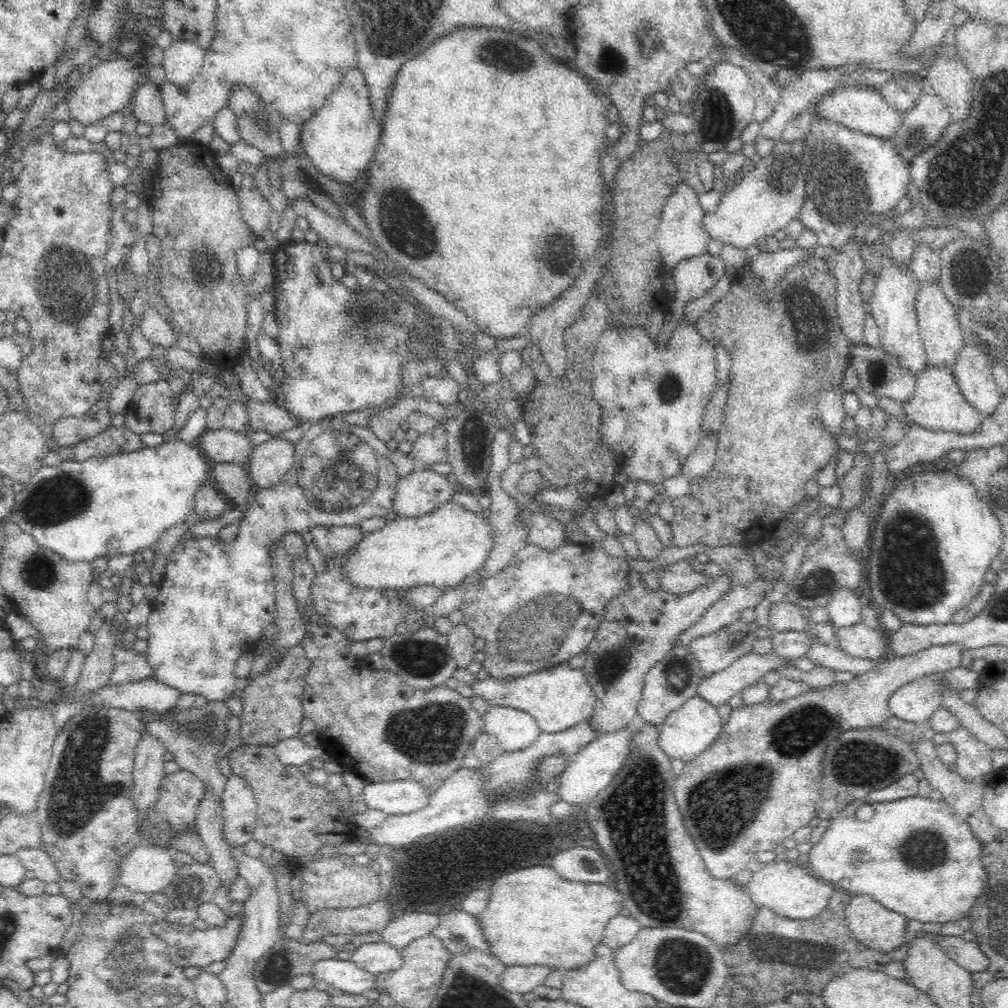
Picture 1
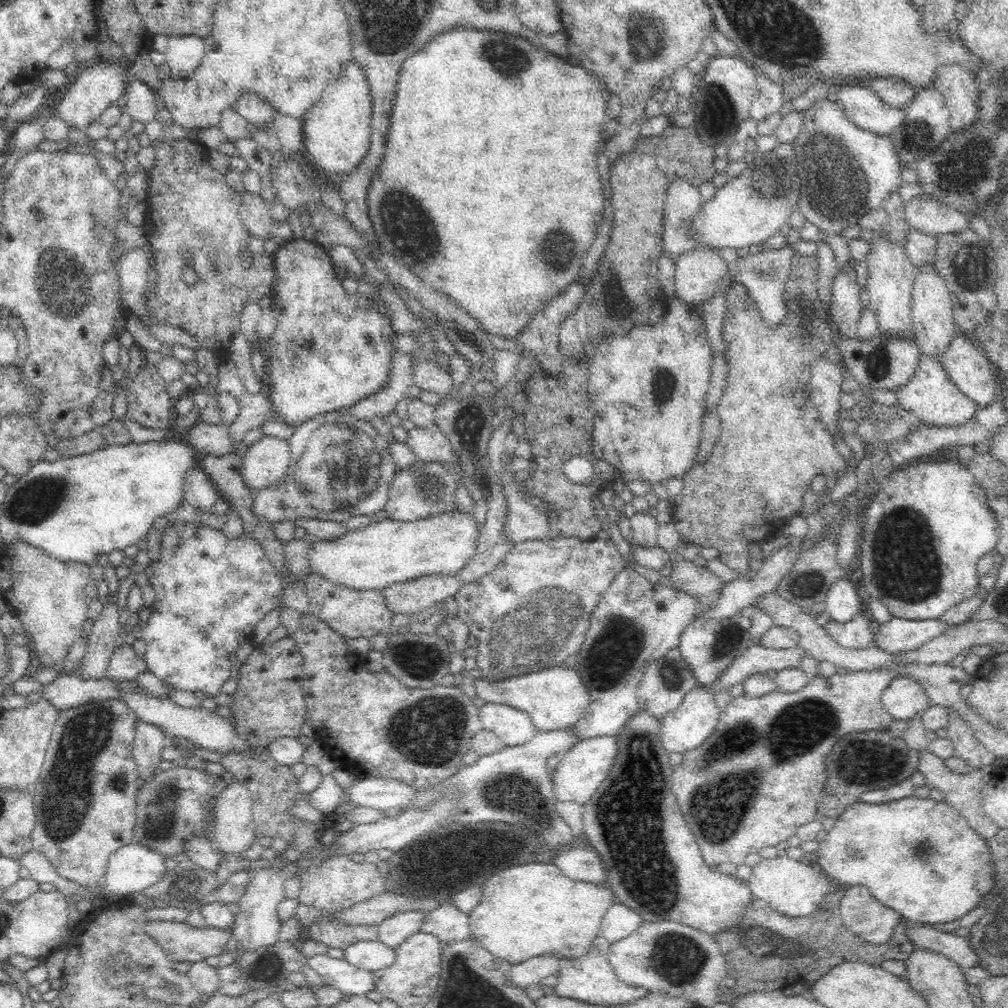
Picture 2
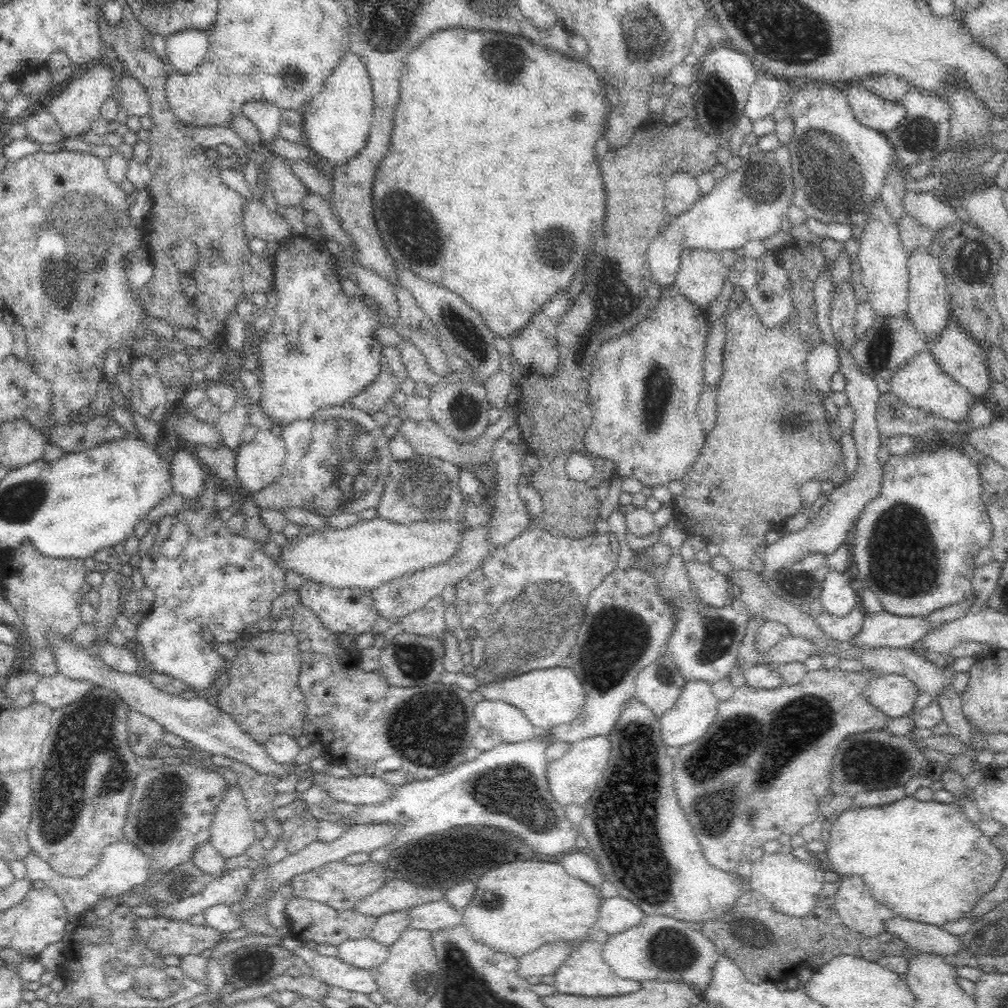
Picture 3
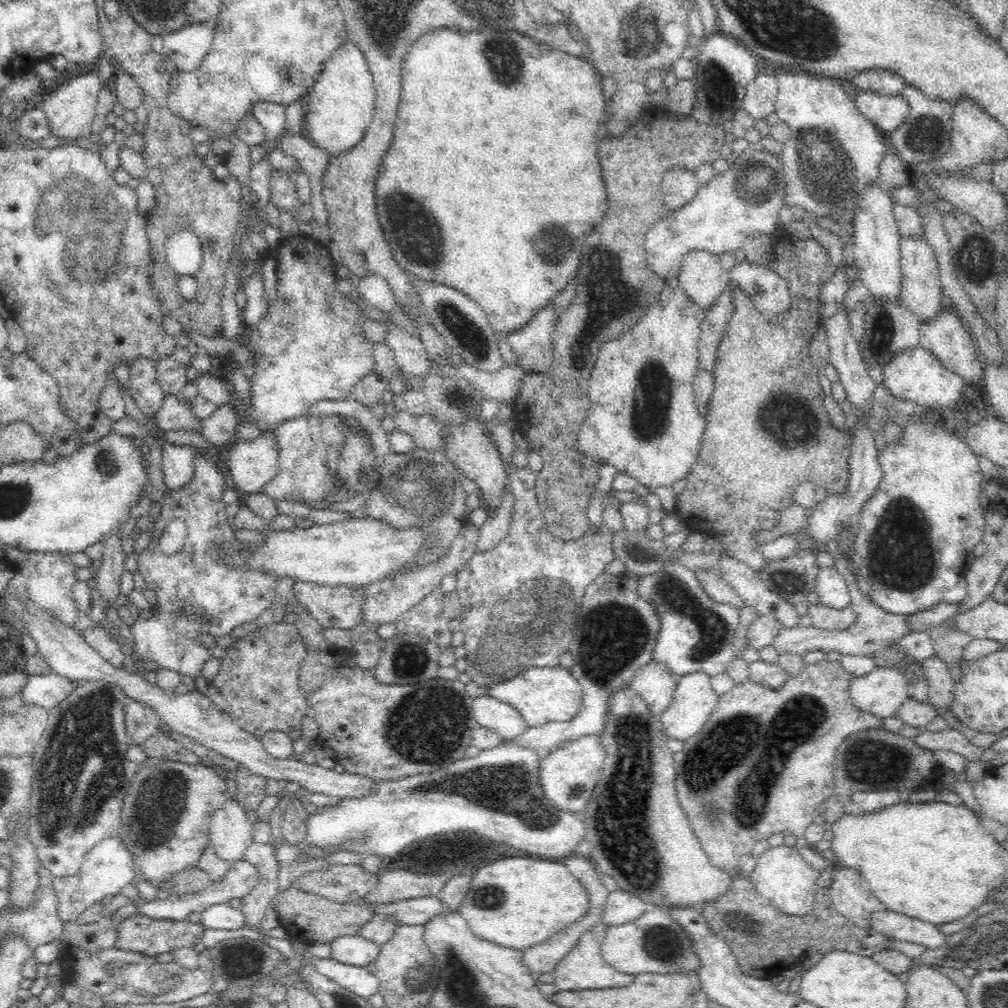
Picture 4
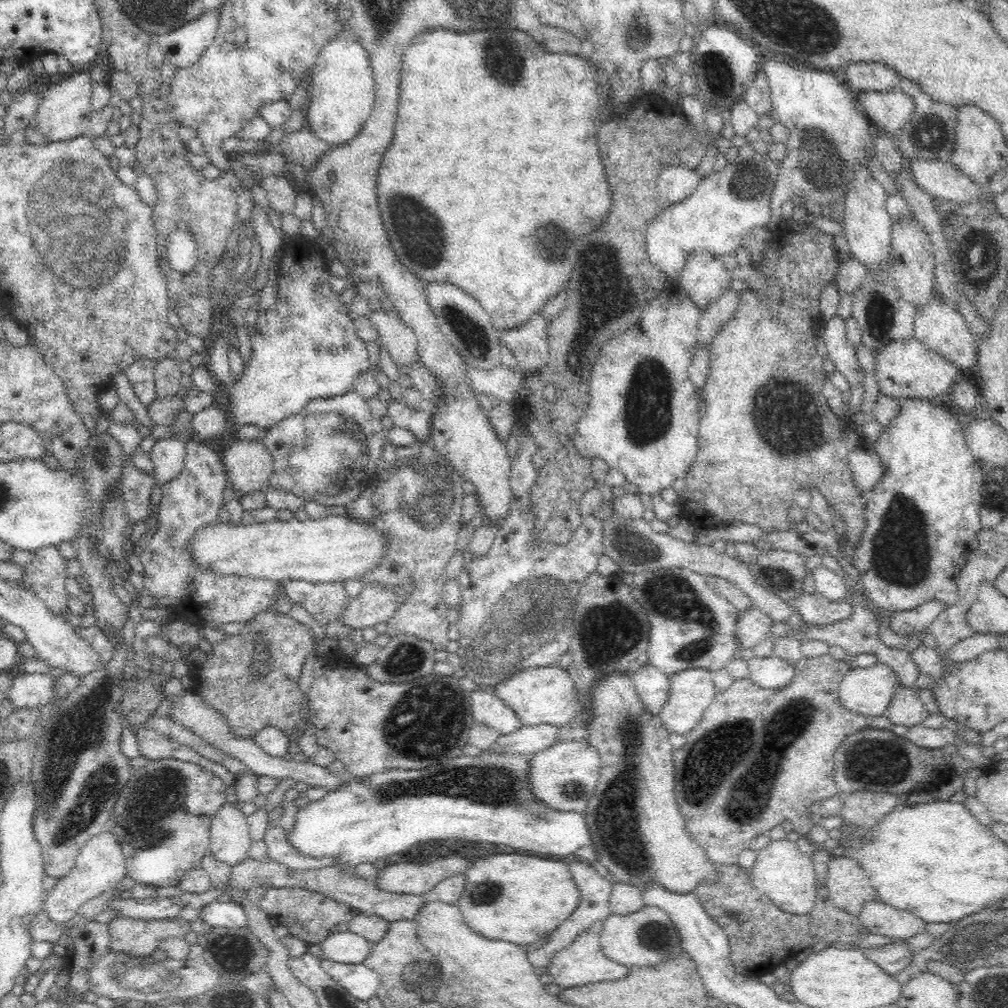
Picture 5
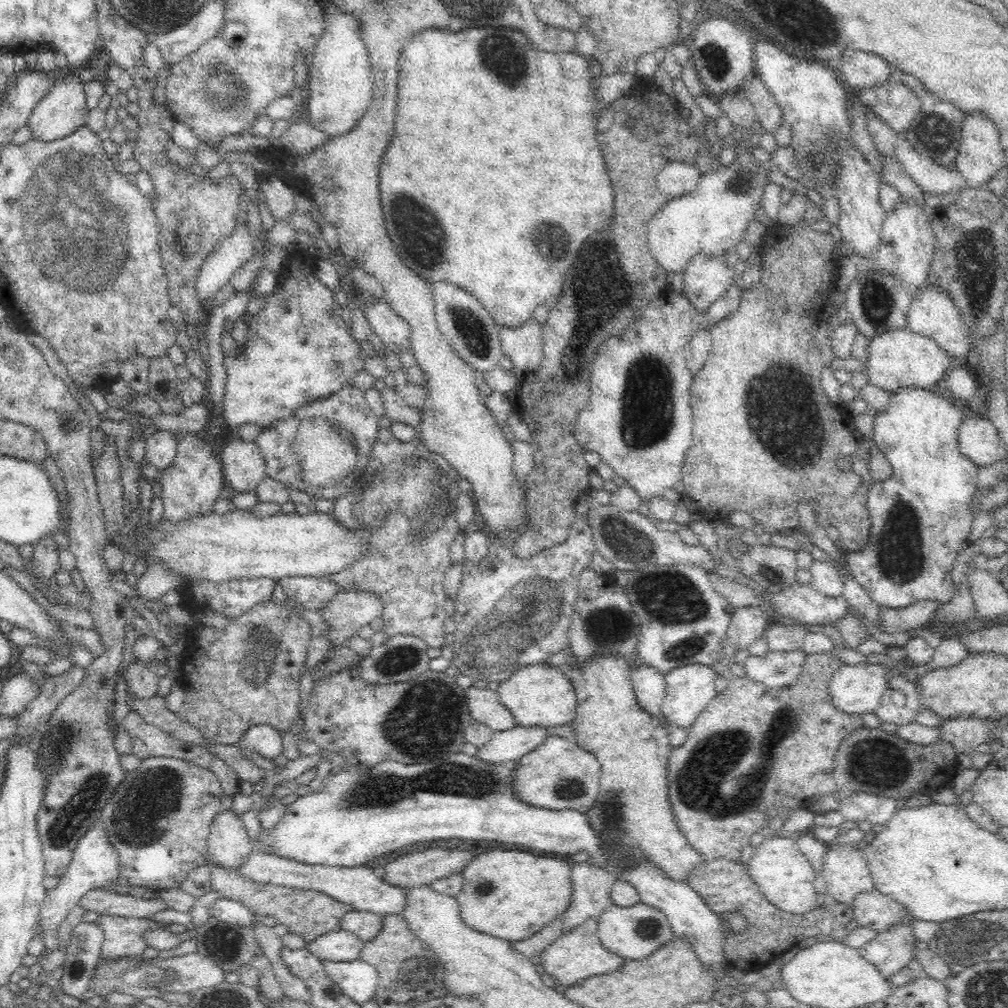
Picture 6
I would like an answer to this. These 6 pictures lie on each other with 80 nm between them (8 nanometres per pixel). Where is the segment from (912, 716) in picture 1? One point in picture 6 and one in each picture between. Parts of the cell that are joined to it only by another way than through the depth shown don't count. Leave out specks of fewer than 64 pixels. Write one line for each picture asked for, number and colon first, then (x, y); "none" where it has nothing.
2: (905, 699)
3: (895, 695)
4: (883, 691)
5: (869, 692)
6: (856, 689)

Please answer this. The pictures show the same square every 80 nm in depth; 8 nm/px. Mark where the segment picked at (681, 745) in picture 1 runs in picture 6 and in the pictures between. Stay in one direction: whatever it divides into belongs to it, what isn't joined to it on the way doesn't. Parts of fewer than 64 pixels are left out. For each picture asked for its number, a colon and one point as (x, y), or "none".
2: (687, 727)
3: (694, 712)
4: (694, 701)
5: (692, 691)
6: (690, 689)

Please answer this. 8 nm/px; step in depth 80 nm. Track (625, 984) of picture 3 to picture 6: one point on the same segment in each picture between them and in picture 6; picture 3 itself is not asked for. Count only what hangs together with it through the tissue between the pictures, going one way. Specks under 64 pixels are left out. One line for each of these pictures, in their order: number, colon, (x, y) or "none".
4: (584, 968)
5: (582, 963)
6: (576, 956)

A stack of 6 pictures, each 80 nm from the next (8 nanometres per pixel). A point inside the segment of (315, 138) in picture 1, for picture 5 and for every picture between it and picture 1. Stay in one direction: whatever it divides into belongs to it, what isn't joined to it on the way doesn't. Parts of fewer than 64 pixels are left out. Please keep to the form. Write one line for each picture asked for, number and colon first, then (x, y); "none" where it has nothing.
2: (336, 132)
3: (336, 122)
4: (339, 109)
5: (341, 99)

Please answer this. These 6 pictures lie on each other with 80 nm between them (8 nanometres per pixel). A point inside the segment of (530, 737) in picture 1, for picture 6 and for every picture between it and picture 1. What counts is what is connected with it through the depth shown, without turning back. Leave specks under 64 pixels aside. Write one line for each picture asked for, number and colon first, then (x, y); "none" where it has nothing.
2: (513, 727)
3: (512, 725)
4: (489, 713)
5: (488, 709)
6: (485, 706)

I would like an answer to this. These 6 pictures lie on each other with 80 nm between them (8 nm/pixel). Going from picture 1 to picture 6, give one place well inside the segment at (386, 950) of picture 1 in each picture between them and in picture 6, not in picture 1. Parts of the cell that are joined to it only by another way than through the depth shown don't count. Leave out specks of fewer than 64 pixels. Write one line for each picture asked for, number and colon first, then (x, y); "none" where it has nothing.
2: (372, 956)
3: (366, 953)
4: (358, 951)
5: (345, 948)
6: (340, 945)

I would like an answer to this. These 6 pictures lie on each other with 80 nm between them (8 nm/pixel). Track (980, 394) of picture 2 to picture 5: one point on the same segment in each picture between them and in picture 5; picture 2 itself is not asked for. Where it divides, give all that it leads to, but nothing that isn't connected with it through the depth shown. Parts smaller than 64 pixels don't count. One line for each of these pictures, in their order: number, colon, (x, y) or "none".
3: (959, 355)
4: (947, 338)
5: (941, 328)

